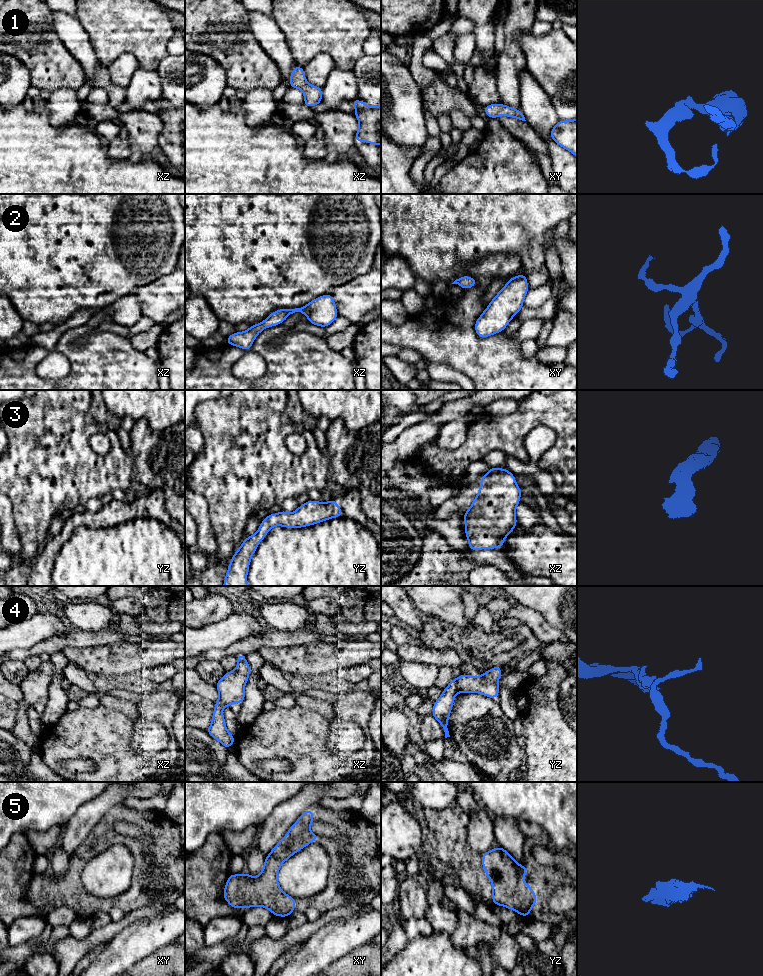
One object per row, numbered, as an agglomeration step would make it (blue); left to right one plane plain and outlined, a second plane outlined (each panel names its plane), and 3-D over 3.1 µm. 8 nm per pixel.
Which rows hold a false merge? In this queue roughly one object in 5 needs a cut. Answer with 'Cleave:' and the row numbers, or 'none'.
Cleave: 4

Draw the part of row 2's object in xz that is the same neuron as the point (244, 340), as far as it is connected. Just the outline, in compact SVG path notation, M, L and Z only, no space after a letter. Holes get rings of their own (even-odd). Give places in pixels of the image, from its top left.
M331 293L320 296L307 305L295 309L278 309L272 312L264 321L251 325L244 332L235 332L227 337L226 344L240 347L249 351L257 335L265 328L273 327L283 323L288 316L295 312L307 316L311 324L320 327L328 327L338 317L337 308Z

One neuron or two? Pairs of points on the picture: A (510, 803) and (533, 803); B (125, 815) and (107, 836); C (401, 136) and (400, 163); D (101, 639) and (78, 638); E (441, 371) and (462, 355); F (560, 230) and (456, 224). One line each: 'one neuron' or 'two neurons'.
A: one neuron
B: one neuron
C: two neurons
D: one neuron
E: two neurons
F: two neurons

